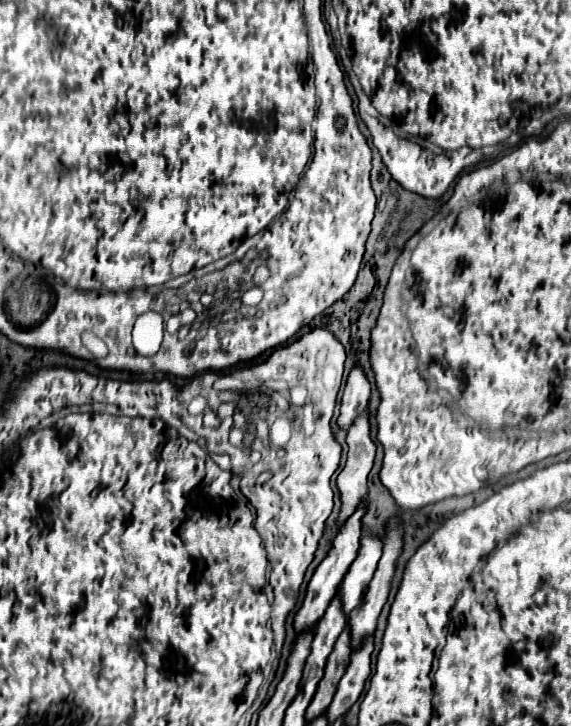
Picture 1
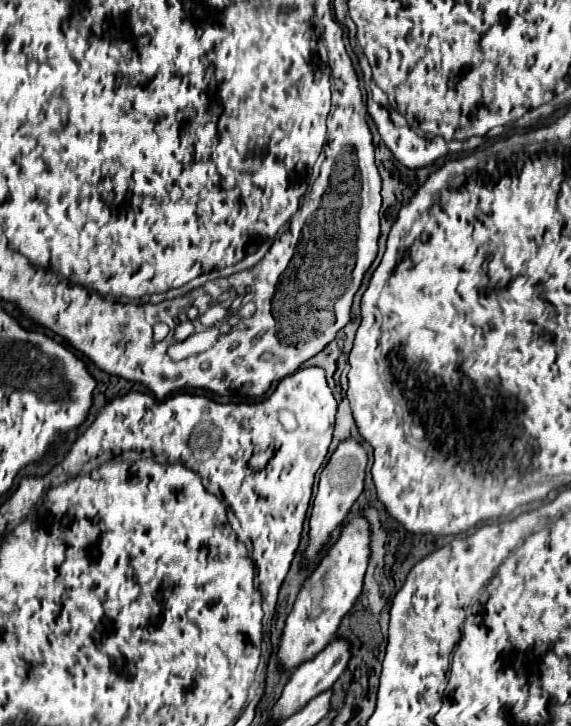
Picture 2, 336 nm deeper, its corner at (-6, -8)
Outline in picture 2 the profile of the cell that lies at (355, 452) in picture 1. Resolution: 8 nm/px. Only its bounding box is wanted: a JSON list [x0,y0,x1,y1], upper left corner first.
[278,514,372,670]

